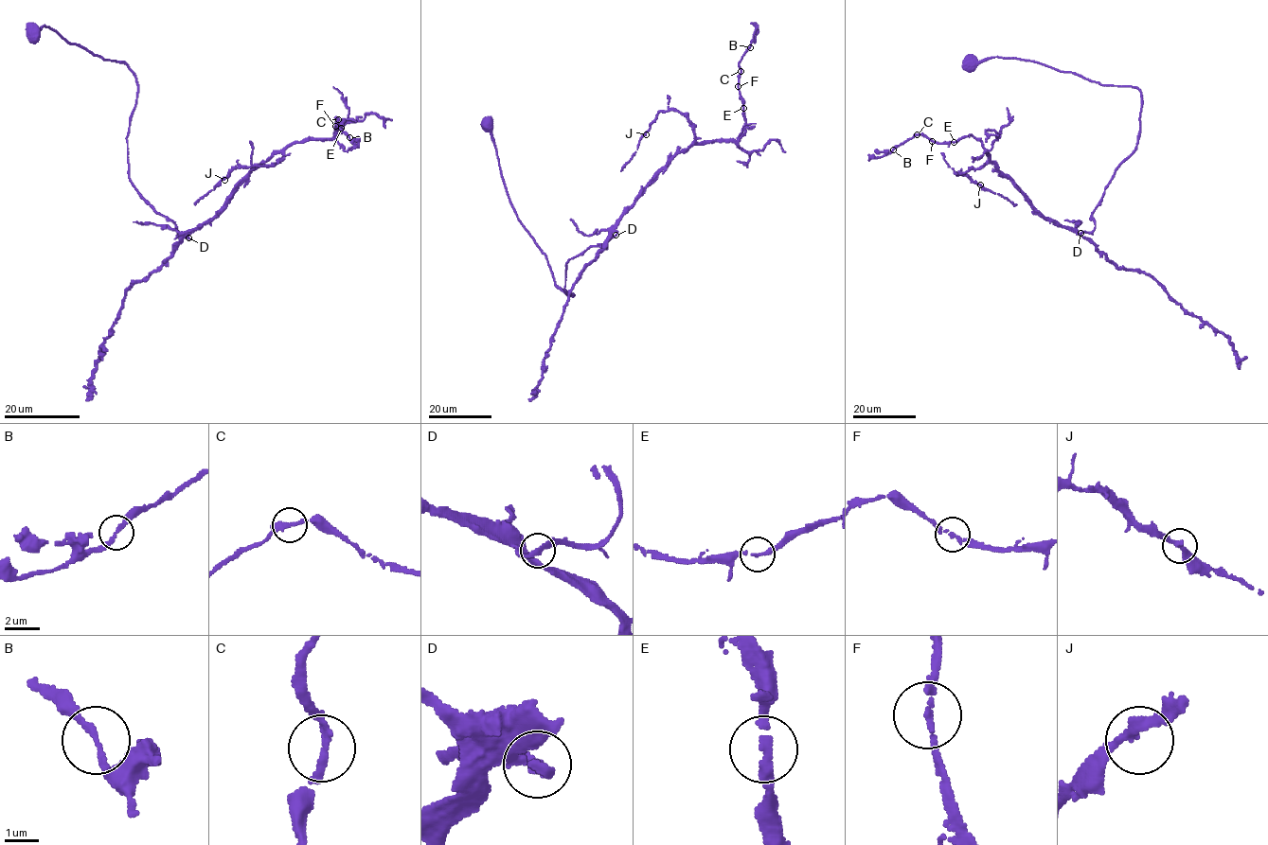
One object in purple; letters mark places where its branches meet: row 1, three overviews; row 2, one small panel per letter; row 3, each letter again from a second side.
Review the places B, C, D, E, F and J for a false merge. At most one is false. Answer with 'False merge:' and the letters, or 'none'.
False merge: none

